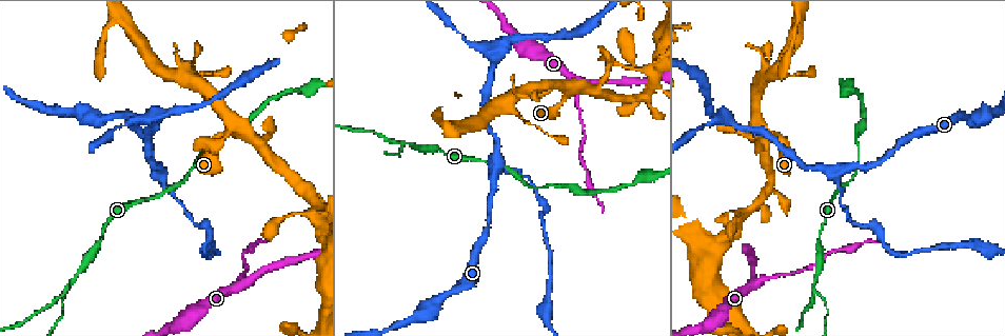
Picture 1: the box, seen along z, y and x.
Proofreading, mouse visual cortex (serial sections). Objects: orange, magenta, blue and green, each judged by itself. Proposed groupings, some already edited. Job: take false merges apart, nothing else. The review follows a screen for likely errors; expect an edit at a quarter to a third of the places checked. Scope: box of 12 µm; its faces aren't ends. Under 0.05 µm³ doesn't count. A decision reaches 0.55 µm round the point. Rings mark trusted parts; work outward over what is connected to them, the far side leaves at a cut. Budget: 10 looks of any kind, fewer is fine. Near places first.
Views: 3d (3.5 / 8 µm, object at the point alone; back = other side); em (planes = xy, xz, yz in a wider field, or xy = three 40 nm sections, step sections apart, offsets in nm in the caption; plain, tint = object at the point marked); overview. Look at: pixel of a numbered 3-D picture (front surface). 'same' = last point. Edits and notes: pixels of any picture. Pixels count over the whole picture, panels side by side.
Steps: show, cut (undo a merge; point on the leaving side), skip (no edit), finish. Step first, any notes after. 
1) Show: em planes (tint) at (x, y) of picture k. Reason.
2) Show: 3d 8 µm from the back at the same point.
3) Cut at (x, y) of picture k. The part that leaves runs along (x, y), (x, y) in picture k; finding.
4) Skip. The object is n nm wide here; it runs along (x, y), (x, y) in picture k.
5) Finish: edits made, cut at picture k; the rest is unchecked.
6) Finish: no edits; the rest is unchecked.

Show: 3d 3.5 µm from the back at (160, 172) of picture 1. Side arm on a straight run.

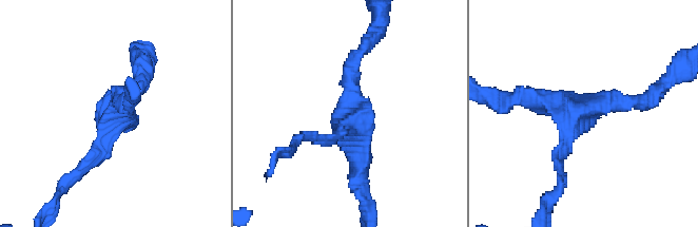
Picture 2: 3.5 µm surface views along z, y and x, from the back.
Show: em xy step 2 (tint) at (569, 110) of picture 2.

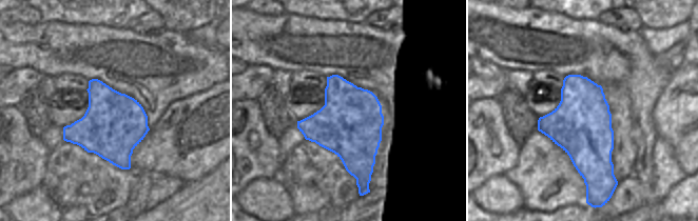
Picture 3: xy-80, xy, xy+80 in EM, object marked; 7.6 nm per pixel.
Show: em xy step 5 (tint) at the same point. Another direction.

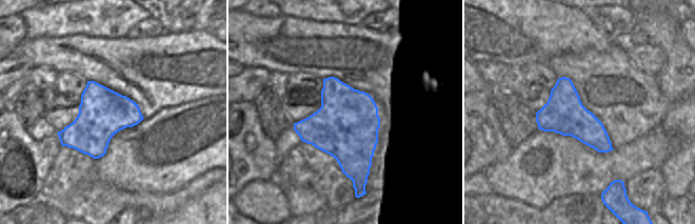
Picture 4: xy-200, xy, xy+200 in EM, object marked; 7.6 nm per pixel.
Skip. It runs along (360, 189), (353, 59) in picture 2; one cell here.

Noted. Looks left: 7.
Show: 3d 3.5 µm at (876, 230) of picture 1. Abrupt turn.

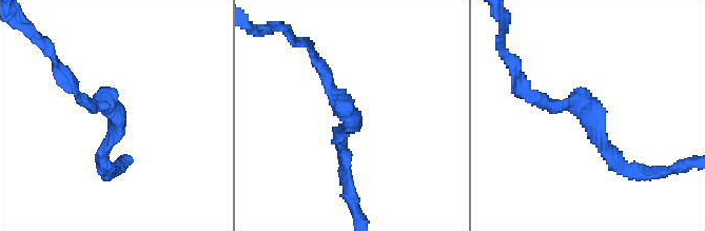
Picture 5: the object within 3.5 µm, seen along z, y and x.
Show: em xy step 5 (tint) at (116, 116) of picture 5. The arms are 200, 200 nm wide; shape alone is not enough.

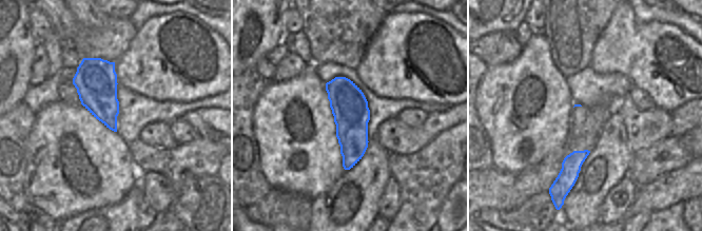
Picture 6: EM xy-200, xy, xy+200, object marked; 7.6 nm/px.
Show: em xy step 2 (tint) at the same point.

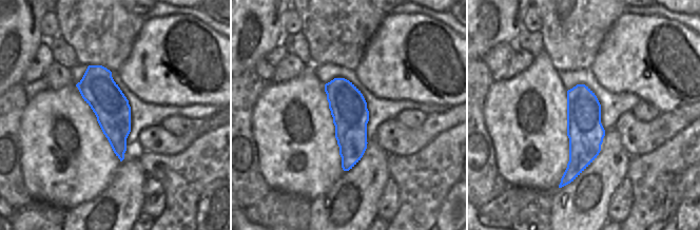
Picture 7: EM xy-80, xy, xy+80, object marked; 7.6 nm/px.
Skip. It runs along (582, 87), (582, 154), (563, 183) in picture 7; continuous, no second cell.

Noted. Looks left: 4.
Show: 3d 3.5 µm at (755, 284) of picture 1. Arms part here.

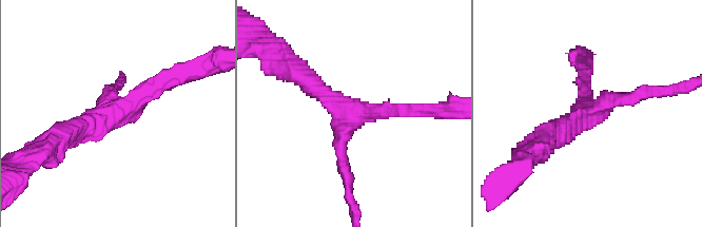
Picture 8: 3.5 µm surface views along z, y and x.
Show: em planes (plain) at (111, 113) of picture 8. 3 arms meet here; the arms are 200, 250, 300 nm wide; shape alone is not enough.

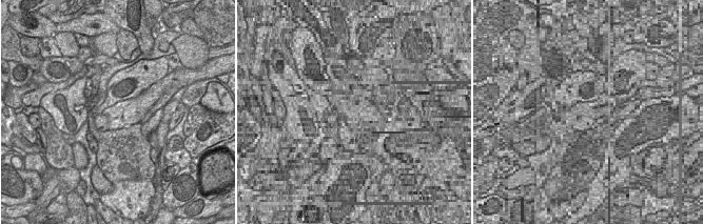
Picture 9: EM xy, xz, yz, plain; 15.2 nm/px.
Show: em planes (tint) at the same point.

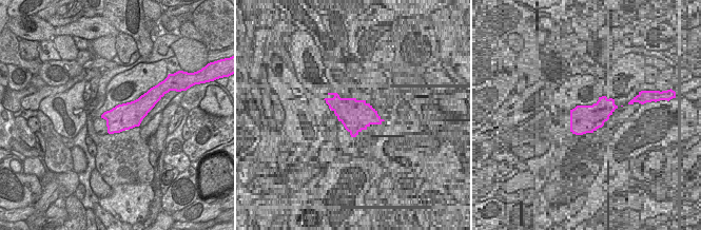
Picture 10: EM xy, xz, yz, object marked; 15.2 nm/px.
Skip. It runs along (57, 139), (122, 110), (171, 74) in picture 8; one cell here.

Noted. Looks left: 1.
Finish: no edits; the rest is unchecked.

